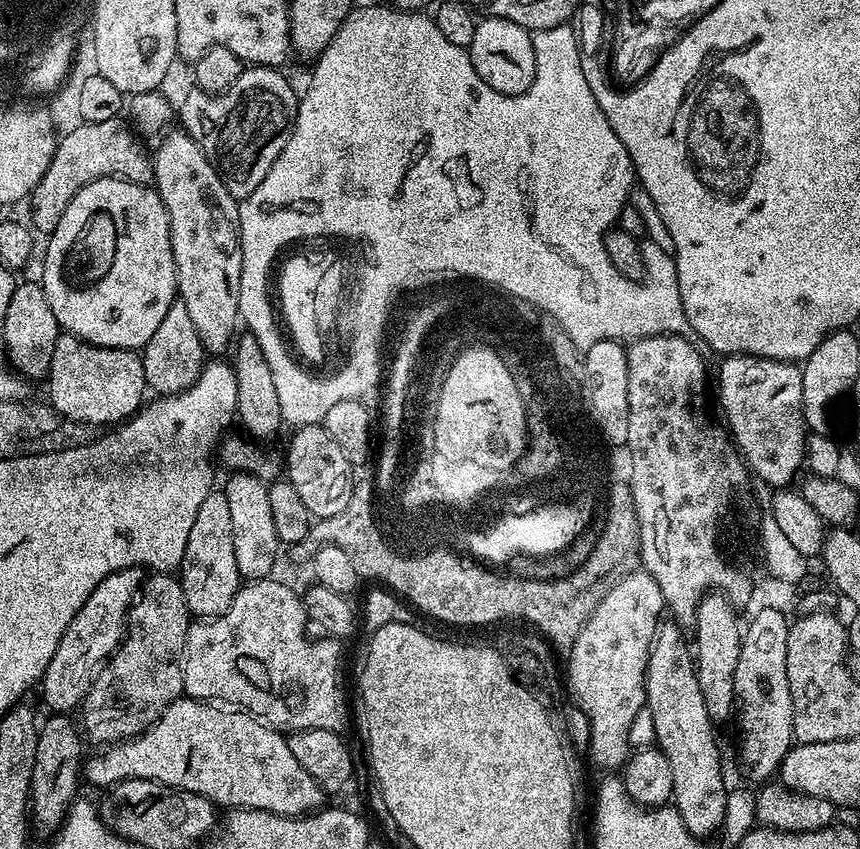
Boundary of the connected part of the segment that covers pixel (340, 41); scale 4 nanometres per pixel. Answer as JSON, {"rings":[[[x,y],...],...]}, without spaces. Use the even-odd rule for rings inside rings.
{"rings":[[[389,6],[389,8],[353,7],[352,11],[349,12],[348,17],[342,22],[342,26],[338,29],[338,31],[336,31],[336,37],[330,41],[324,52],[321,52],[319,56],[315,57],[314,64],[316,64],[316,69],[313,70],[312,77],[308,80],[308,89],[306,89],[305,92],[302,92],[302,95],[299,97],[298,107],[296,110],[296,121],[292,124],[292,133],[288,135],[286,146],[282,146],[282,154],[278,154],[278,158],[274,158],[274,166],[270,166],[270,170],[266,174],[266,178],[262,178],[262,182],[258,182],[258,186],[254,190],[254,194],[245,196],[239,201],[240,245],[242,246],[242,282],[240,283],[240,293],[238,294],[238,302],[240,303],[240,319],[243,327],[248,327],[245,329],[247,329],[251,336],[258,338],[258,346],[262,346],[262,354],[266,354],[266,362],[270,362],[270,370],[274,373],[274,386],[278,389],[278,403],[282,406],[282,418],[284,419],[285,425],[290,426],[290,424],[292,424],[291,426],[303,426],[305,424],[320,424],[326,418],[326,413],[330,411],[330,406],[334,406],[337,402],[359,400],[367,397],[367,392],[370,391],[376,383],[379,382],[380,384],[382,380],[382,370],[380,374],[380,343],[383,342],[384,338],[386,340],[386,325],[389,323],[390,309],[393,307],[394,301],[398,296],[396,295],[396,292],[401,291],[400,293],[403,293],[405,290],[411,288],[423,290],[422,288],[426,287],[427,284],[434,283],[435,280],[438,280],[438,282],[450,281],[453,277],[453,273],[472,273],[472,276],[477,276],[479,274],[480,277],[487,277],[487,280],[493,280],[496,283],[504,284],[506,288],[511,289],[511,292],[519,293],[519,296],[527,297],[527,299],[535,301],[536,303],[543,305],[545,308],[552,309],[552,313],[554,313],[555,317],[558,318],[559,321],[563,321],[564,324],[568,324],[568,329],[571,329],[571,333],[574,334],[574,337],[576,341],[579,341],[579,344],[592,344],[592,341],[598,340],[600,336],[604,336],[604,333],[609,333],[613,340],[631,342],[634,340],[640,340],[644,336],[667,336],[669,334],[684,334],[689,331],[686,310],[682,310],[682,294],[678,294],[678,270],[676,269],[676,261],[674,256],[666,254],[666,252],[660,250],[658,246],[649,242],[643,245],[644,279],[639,282],[627,280],[626,298],[612,298],[612,294],[616,294],[616,292],[620,290],[620,288],[616,288],[616,286],[612,288],[612,278],[618,278],[618,280],[621,280],[621,278],[624,277],[614,265],[560,264],[560,256],[556,256],[556,252],[564,252],[564,244],[568,244],[568,236],[576,236],[576,224],[582,223],[582,220],[578,220],[578,218],[570,218],[570,214],[558,214],[552,206],[548,206],[548,210],[546,210],[546,204],[542,204],[542,206],[538,206],[538,208],[540,208],[540,210],[538,210],[538,216],[540,216],[540,220],[538,220],[538,224],[540,224],[540,232],[538,232],[538,234],[540,234],[540,236],[552,236],[552,234],[554,234],[554,230],[552,230],[552,228],[554,228],[554,224],[556,224],[556,230],[558,230],[558,232],[556,232],[556,238],[554,238],[554,236],[552,236],[552,238],[542,238],[540,242],[544,242],[544,244],[534,244],[534,234],[536,234],[536,232],[534,232],[534,208],[536,208],[536,204],[534,204],[534,196],[536,196],[536,174],[548,174],[548,176],[550,176],[550,174],[560,176],[560,174],[564,174],[564,172],[572,172],[572,174],[574,174],[574,172],[580,172],[580,168],[578,168],[578,166],[586,166],[588,176],[602,174],[602,182],[610,182],[610,184],[612,184],[612,216],[610,216],[610,214],[608,214],[608,216],[602,216],[602,224],[604,224],[607,228],[611,228],[617,223],[617,221],[619,221],[620,211],[623,210],[624,205],[629,203],[629,196],[631,195],[634,187],[634,173],[632,171],[632,159],[630,158],[630,154],[626,154],[626,146],[622,146],[622,142],[614,134],[614,130],[610,126],[610,122],[606,118],[606,114],[602,114],[602,106],[598,106],[598,102],[594,102],[594,93],[591,92],[590,86],[586,82],[586,74],[582,74],[580,43],[576,40],[576,33],[573,25],[571,23],[559,24],[550,30],[533,32],[532,45],[534,46],[534,58],[536,59],[534,82],[525,92],[518,94],[517,96],[507,96],[498,90],[494,90],[490,86],[486,86],[486,82],[482,82],[482,78],[478,78],[478,74],[474,70],[474,66],[468,57],[467,48],[454,46],[454,42],[449,42],[449,40],[443,36],[442,30],[438,30],[435,19],[433,19],[431,15],[425,14],[420,10],[415,12],[406,12],[395,6]],[[305,232],[332,232],[332,234],[330,234],[330,236],[332,236],[332,248],[334,248],[336,252],[340,252],[340,254],[342,254],[342,256],[344,256],[350,264],[352,264],[352,256],[362,258],[362,260],[368,264],[368,278],[366,278],[366,282],[368,282],[368,292],[372,292],[372,297],[365,291],[365,287],[362,286],[362,284],[360,284],[354,276],[352,276],[352,272],[350,272],[344,264],[340,264],[340,262],[336,260],[336,256],[328,256],[328,254],[318,254],[318,256],[310,256],[310,258],[304,258],[304,256],[270,256],[270,254],[276,250],[277,245],[283,244],[285,240],[293,238],[293,236],[302,236]],[[260,266],[267,266],[264,273],[264,298],[268,304],[268,316],[271,319],[273,331],[276,332],[276,337],[279,340],[281,347],[285,348],[285,356],[274,356],[274,354],[282,354],[282,350],[280,350],[280,352],[274,352],[274,350],[272,350],[272,344],[266,340],[266,332],[260,328],[260,322],[262,322],[262,320],[260,320],[260,316],[262,316],[262,314],[266,316],[266,310],[264,310],[264,306],[260,304],[260,300],[262,300],[262,296],[260,296]],[[360,300],[362,300],[362,304],[372,304],[372,308],[374,308],[374,316],[372,316],[370,328],[362,328],[362,332],[360,332]],[[339,358],[346,361],[340,369],[338,369],[340,366]]]}

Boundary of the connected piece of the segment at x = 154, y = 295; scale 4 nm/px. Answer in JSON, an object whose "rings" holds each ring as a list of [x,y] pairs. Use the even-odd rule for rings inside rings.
{"rings":[[[117,176],[98,178],[74,198],[70,198],[70,206],[66,206],[66,214],[62,214],[62,222],[47,237],[48,249],[44,252],[44,293],[46,302],[50,302],[50,310],[54,310],[54,318],[61,329],[69,336],[77,336],[87,344],[96,344],[99,348],[126,348],[143,350],[146,342],[158,330],[166,310],[170,310],[172,301],[177,299],[176,263],[170,246],[170,218],[166,214],[166,206],[156,193],[155,187],[147,184],[135,184],[129,180],[119,180]],[[96,208],[104,208],[104,212],[112,212],[116,216],[116,224],[120,224],[120,248],[132,248],[132,284],[130,284],[130,306],[124,306],[122,314],[102,314],[102,322],[74,322],[82,314],[76,314],[78,308],[92,306],[96,296],[66,296],[67,285],[60,278],[60,261],[64,249],[70,242],[71,231],[76,230],[76,220],[80,216],[88,216],[88,212],[96,212]]]}

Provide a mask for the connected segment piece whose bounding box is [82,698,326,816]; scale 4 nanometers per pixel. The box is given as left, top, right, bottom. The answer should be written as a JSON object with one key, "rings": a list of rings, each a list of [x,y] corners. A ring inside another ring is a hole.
{"rings":[[[176,700],[135,740],[97,752],[97,756],[85,759],[82,776],[99,790],[123,780],[142,778],[202,794],[224,810],[257,808],[283,816],[303,816],[326,804],[324,789],[302,770],[281,733],[243,710],[225,710],[212,702]]]}

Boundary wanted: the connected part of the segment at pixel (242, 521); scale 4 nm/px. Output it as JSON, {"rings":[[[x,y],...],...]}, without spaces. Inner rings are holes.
{"rings":[[[232,472],[229,477],[222,485],[222,491],[230,506],[230,527],[234,529],[234,559],[238,561],[238,570],[245,581],[267,580],[273,575],[276,555],[282,552],[270,511],[268,484],[249,472]]]}

